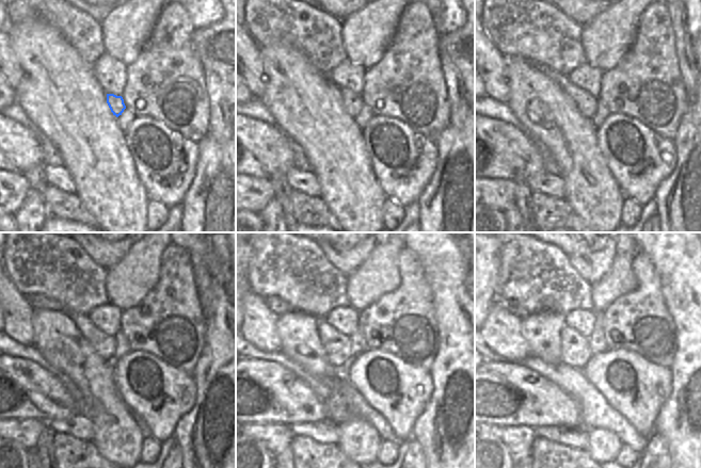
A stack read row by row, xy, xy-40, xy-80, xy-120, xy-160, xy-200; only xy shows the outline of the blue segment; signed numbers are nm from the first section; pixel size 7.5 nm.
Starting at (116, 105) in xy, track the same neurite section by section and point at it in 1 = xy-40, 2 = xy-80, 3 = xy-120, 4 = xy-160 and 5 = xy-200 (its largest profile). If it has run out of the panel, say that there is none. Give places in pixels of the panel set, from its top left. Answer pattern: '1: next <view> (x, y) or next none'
1: next xy-40 (352, 102)
2: next xy-80 (587, 103)
3: next xy-120 (104, 344)
4: next xy-160 (337, 347)
5: next xy-200 (575, 352)

